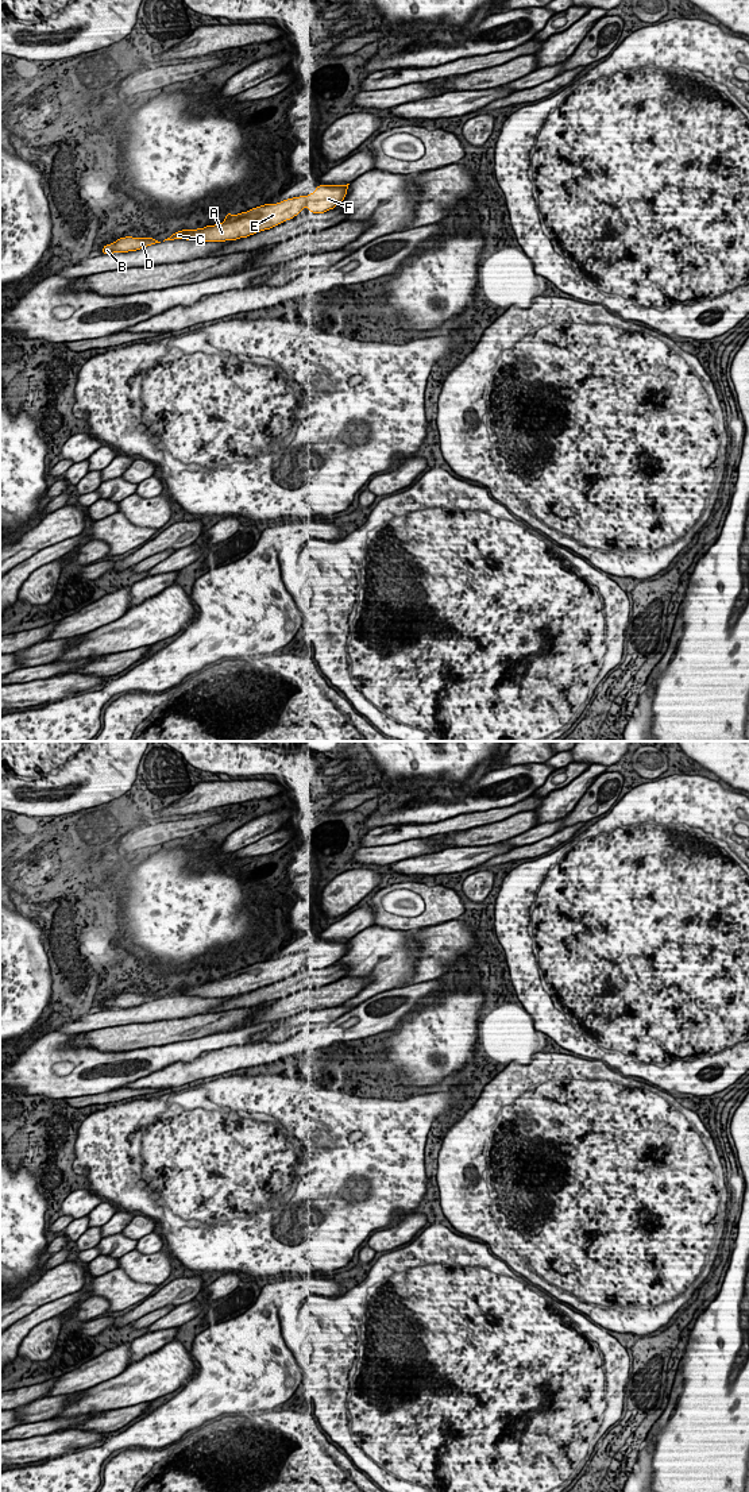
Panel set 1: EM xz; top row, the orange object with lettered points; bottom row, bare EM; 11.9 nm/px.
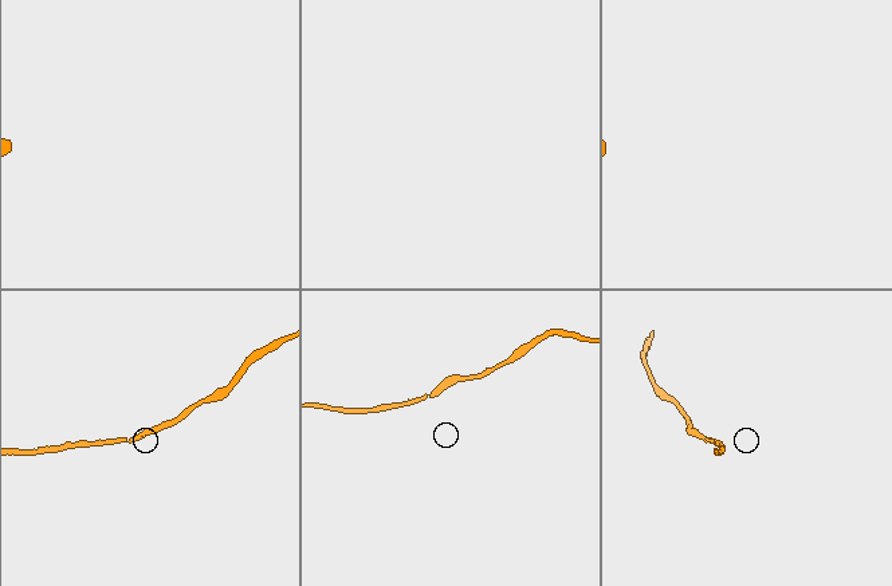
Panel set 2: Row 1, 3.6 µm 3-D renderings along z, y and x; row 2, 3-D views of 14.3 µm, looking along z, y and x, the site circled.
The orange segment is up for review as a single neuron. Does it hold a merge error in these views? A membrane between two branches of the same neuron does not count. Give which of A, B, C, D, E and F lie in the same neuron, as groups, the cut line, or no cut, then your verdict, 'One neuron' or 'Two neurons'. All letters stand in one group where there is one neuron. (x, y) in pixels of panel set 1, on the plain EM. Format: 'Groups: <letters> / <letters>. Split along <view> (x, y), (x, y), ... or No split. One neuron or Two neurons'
Groups: A B C D E F. No split. One neuron

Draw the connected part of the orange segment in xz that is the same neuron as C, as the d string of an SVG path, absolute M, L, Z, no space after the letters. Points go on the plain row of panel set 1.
M318 941L306 953L300 952L277 960L265 960L238 971L227 969L225 976L220 980L208 980L197 986L182 986L165 996L225 998L247 994L256 988L270 986L286 976L292 976L305 961L314 971L333 965L344 956L348 941Z

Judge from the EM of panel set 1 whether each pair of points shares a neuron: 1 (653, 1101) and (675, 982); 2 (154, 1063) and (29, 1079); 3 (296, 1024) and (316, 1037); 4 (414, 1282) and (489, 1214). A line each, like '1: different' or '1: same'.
1: different
2: same
3: different
4: different

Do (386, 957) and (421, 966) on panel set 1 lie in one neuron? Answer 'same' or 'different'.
different

